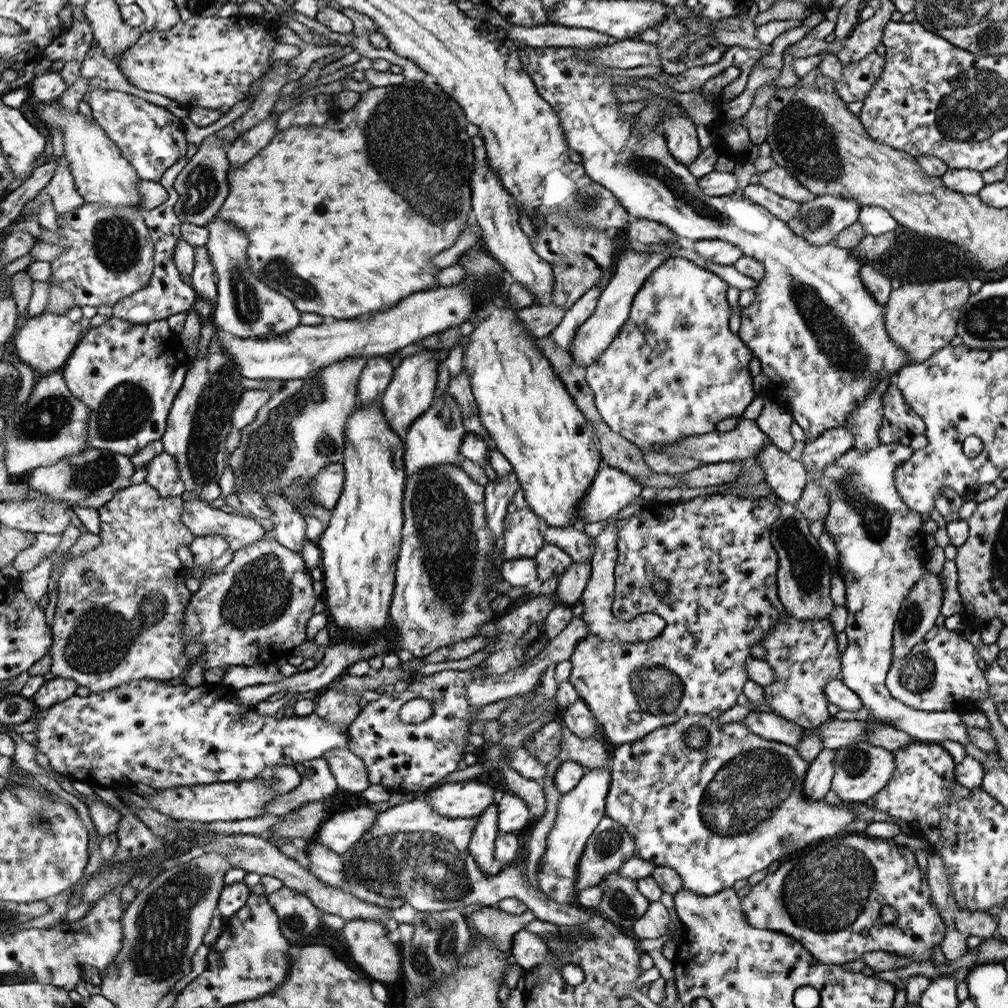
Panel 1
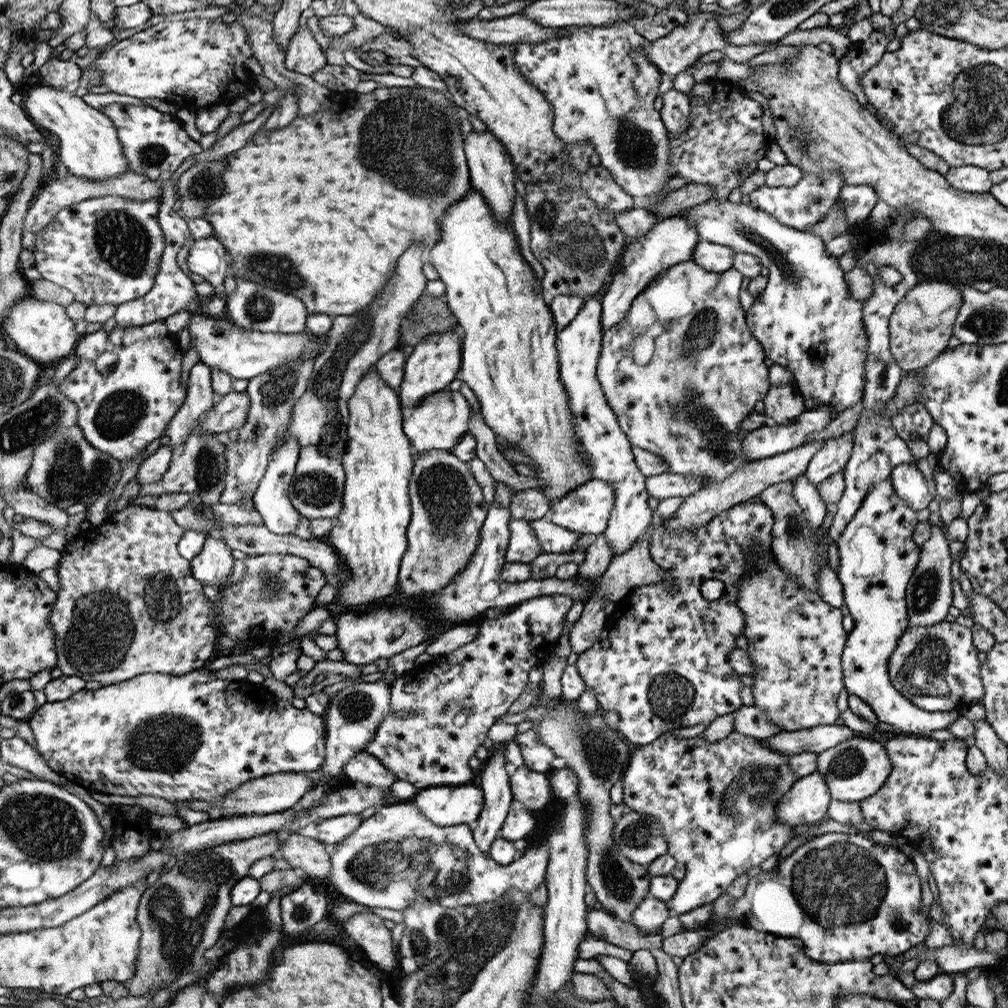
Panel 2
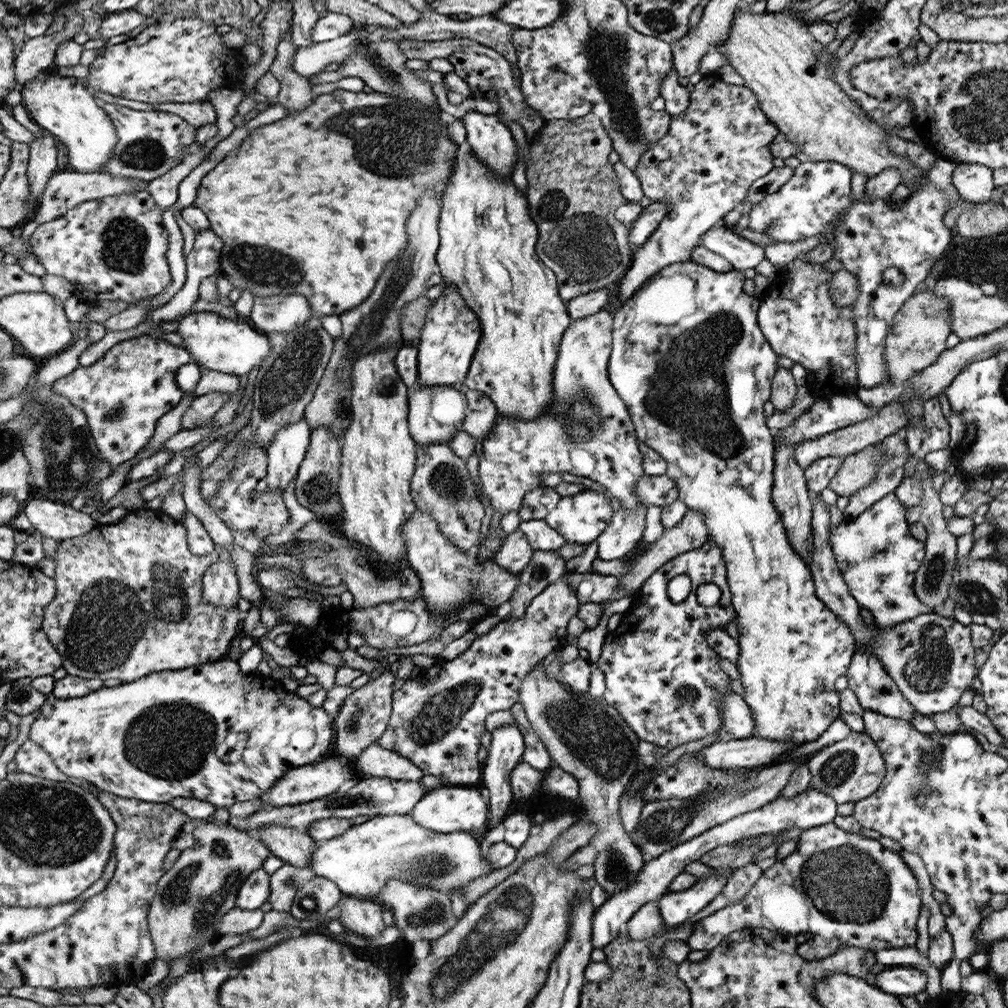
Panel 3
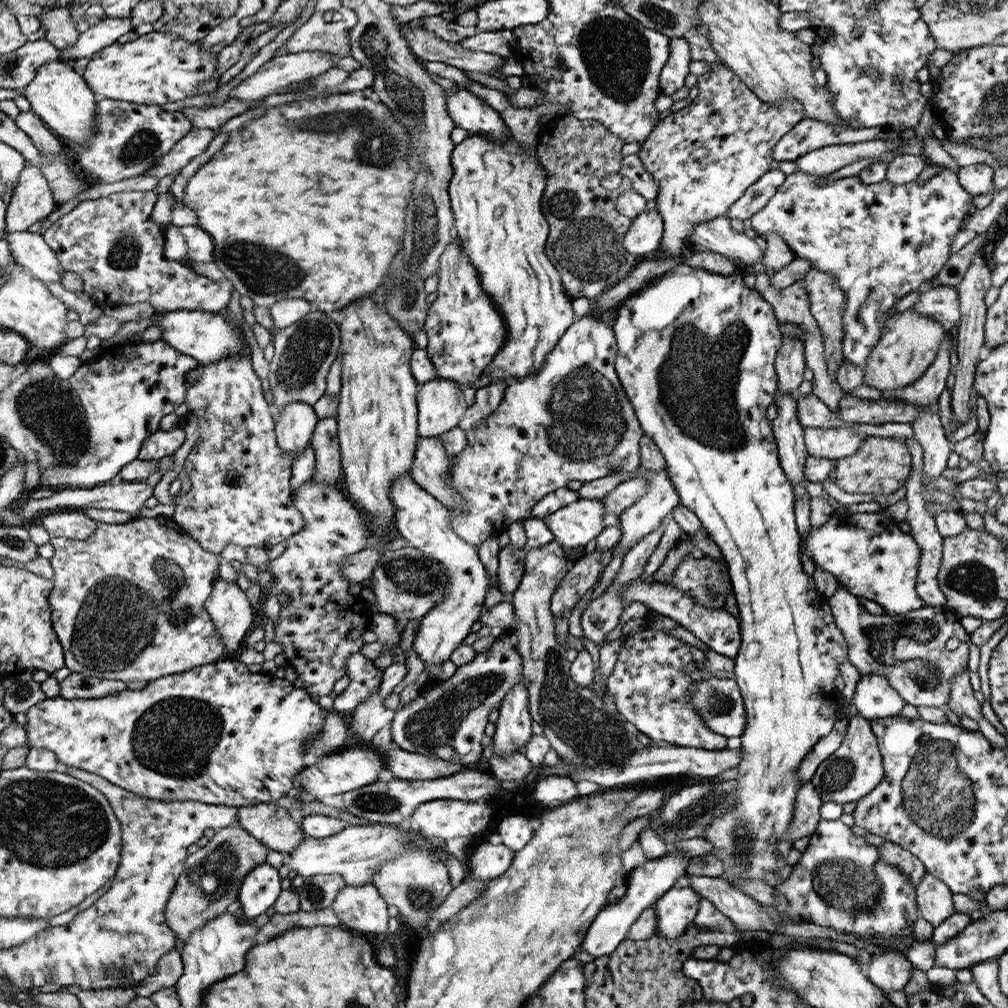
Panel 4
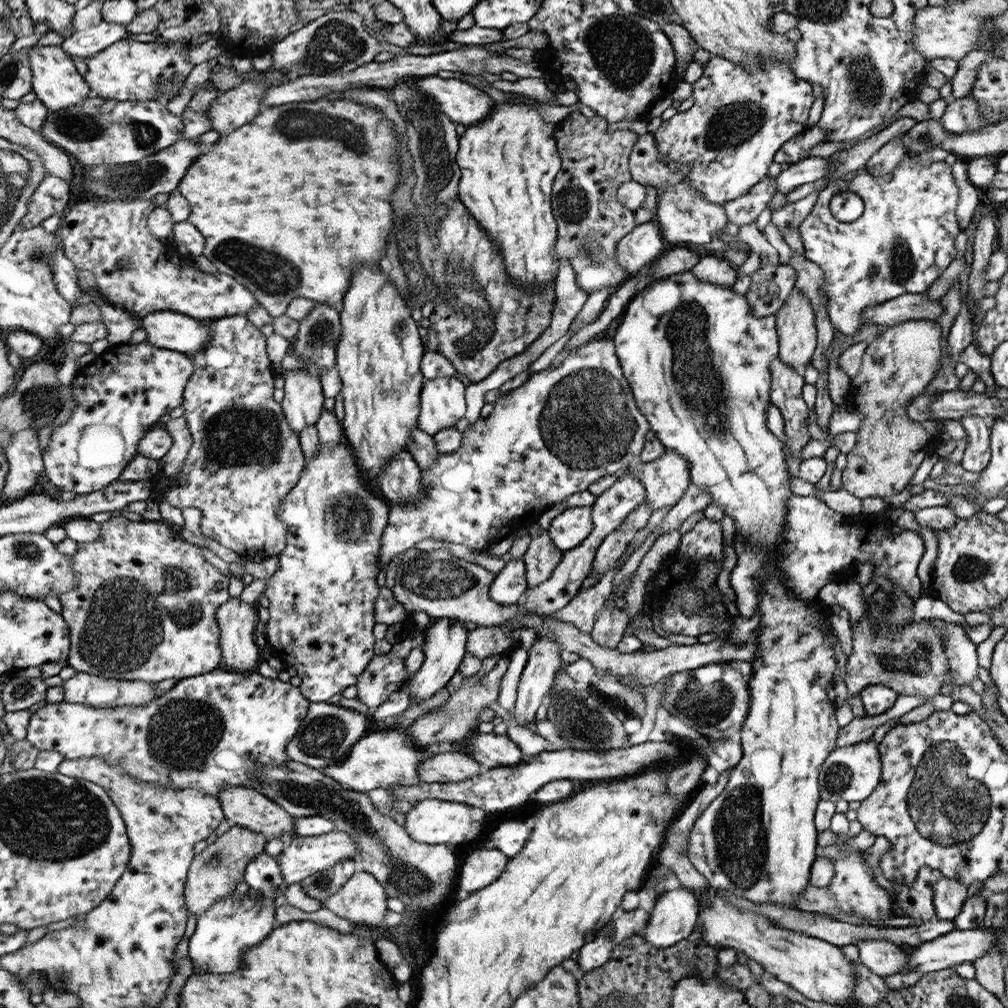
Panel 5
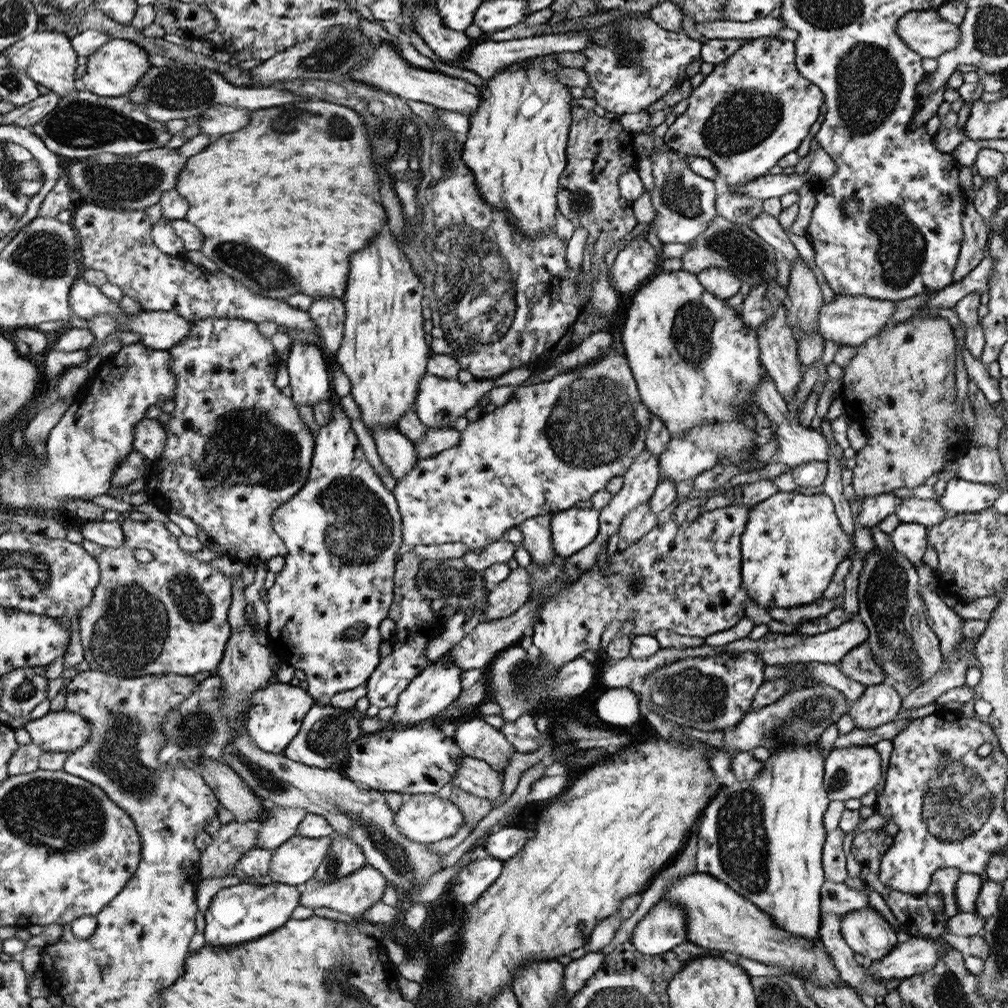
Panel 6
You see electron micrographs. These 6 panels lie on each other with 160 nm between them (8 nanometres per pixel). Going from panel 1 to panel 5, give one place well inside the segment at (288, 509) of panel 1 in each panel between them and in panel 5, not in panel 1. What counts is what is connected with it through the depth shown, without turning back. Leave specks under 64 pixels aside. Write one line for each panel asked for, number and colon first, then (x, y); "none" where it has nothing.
2: (271, 500)
3: (288, 447)
4: (295, 425)
5: (303, 400)

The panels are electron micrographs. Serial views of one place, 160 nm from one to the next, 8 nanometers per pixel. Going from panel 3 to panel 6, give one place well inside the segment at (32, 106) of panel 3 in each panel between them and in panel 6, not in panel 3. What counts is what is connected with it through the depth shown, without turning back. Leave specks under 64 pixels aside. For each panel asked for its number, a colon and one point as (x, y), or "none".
4: (59, 95)
5: (57, 82)
6: (49, 57)

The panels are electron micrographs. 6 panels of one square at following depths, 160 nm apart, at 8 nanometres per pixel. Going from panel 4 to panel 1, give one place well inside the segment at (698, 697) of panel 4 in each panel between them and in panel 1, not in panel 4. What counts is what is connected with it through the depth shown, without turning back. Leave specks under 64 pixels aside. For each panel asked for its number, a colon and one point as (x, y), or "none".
1: (768, 725)
2: (750, 720)
3: (739, 722)

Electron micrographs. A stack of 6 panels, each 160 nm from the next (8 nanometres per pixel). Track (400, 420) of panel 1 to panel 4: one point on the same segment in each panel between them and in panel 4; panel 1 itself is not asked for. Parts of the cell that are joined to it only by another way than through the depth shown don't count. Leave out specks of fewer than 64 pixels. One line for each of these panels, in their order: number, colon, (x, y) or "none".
2: (433, 364)
3: (449, 338)
4: (465, 330)

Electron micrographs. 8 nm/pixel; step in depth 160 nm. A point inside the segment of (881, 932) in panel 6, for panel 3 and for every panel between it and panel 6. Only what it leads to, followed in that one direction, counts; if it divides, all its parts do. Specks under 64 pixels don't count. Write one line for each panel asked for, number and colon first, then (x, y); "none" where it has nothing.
3: (899, 980)
4: (891, 971)
5: (884, 958)

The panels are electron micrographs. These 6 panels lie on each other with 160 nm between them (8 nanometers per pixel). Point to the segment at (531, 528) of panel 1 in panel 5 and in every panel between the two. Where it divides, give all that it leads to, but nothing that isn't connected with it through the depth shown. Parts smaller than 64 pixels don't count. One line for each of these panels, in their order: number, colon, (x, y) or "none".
2: (524, 547)
3: (516, 553)
4: (511, 570)
5: (508, 587)

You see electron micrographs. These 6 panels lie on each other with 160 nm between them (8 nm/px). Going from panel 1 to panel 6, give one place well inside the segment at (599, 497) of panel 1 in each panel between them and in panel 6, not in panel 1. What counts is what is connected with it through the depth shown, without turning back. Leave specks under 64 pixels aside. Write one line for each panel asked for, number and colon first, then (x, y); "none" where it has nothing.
2: (587, 510)
3: (582, 518)
4: (573, 526)
5: (567, 531)
6: (572, 530)

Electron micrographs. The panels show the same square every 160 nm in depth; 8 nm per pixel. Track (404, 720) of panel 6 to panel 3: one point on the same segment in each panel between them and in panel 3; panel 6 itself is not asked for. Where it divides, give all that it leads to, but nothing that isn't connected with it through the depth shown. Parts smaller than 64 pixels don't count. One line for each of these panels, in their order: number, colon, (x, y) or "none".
3: (450, 578)
4: (420, 518)
5: (445, 645)

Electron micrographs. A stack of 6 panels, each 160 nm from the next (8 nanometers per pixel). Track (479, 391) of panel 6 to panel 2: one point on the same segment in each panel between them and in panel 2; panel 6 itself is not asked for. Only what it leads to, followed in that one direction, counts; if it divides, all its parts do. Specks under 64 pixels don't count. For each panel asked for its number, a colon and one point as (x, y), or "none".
2: (439, 422)
3: (436, 413)
4: (441, 402)
5: (443, 403)

